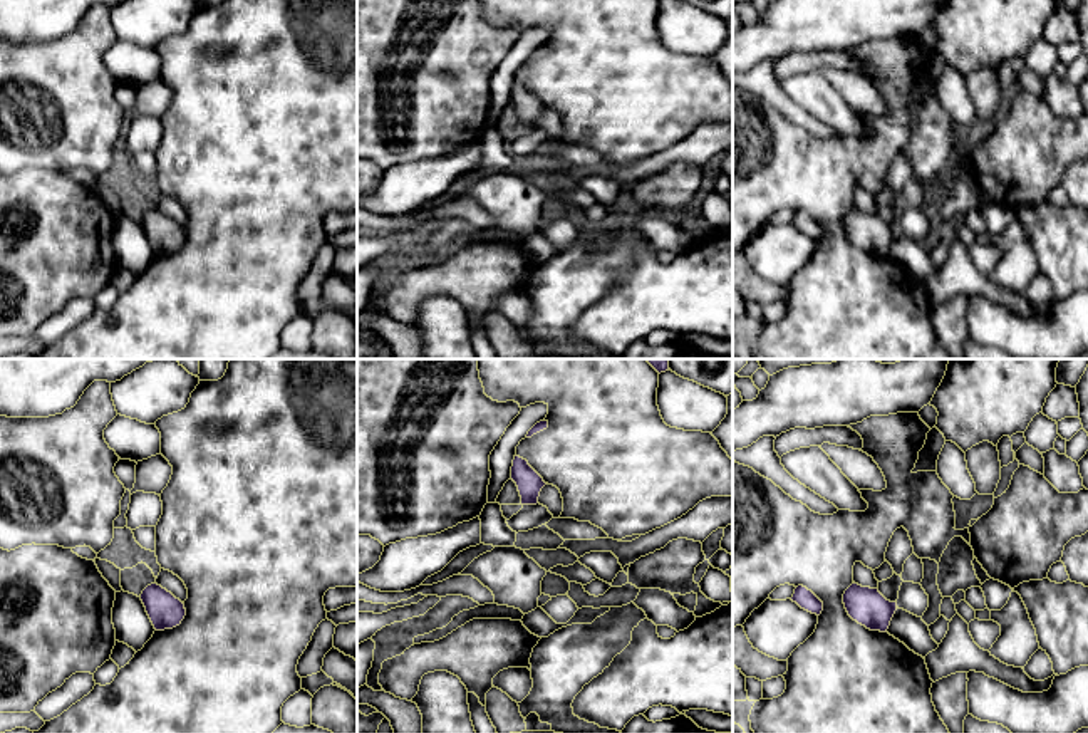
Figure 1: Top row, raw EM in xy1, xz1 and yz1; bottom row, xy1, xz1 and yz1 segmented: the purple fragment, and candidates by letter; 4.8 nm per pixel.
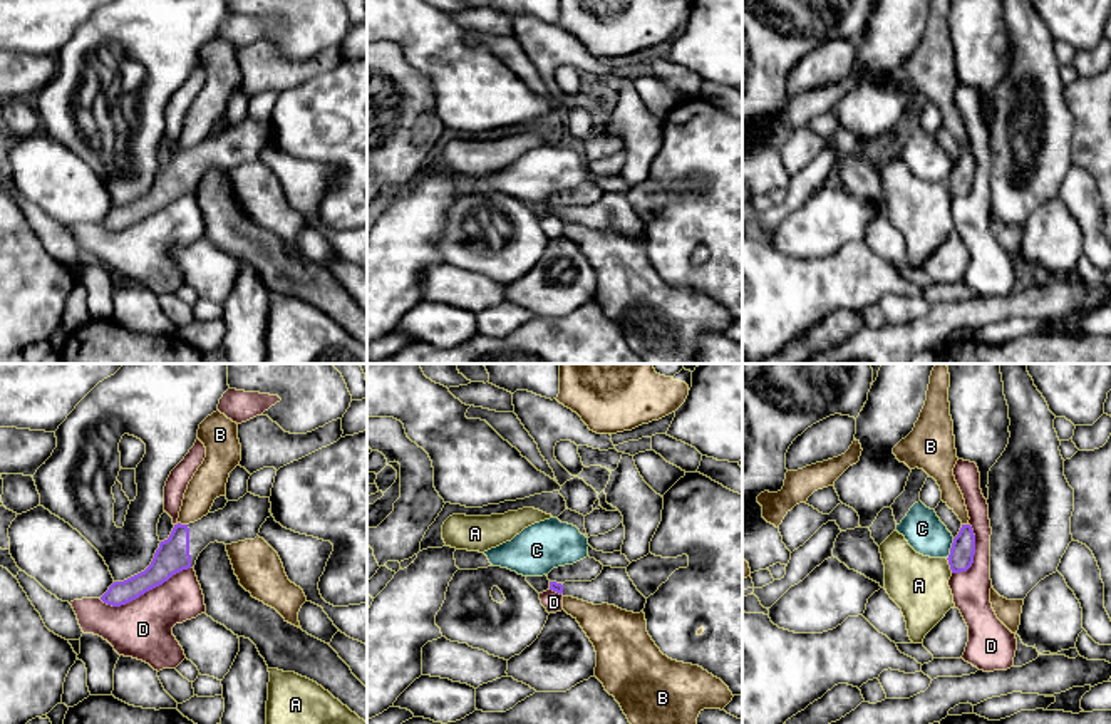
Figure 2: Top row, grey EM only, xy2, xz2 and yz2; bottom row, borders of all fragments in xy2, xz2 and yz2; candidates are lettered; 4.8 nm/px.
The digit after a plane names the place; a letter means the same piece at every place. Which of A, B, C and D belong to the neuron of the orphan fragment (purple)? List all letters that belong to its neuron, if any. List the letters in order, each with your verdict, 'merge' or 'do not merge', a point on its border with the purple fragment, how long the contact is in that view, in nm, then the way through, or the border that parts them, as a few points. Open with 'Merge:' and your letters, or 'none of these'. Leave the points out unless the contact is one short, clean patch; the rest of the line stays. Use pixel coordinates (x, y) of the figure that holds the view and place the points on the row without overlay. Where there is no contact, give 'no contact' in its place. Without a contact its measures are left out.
Merge: none of these
A: do not merge; meets purple in yz2 at (949, 188); contact 80 nm long; border along yz2 (945, 183), (952, 196)
B: do not merge; meets purple in xy2 at (183, 149); contact 50 nm long; border along xy2 (178, 146), (186, 149)
C: do not merge; meets purple in yz2 at (950, 173); contact 110 nm long; border along yz2 (954, 163), (947, 183)
D: do not merge; meets purple in xy2 at (144, 217); contact 460 nm long

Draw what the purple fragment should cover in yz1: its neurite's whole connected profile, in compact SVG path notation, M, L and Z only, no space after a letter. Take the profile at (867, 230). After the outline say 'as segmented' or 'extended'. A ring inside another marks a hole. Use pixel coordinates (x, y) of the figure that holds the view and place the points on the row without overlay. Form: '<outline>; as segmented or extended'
M852 208L843 218L848 240L870 255L887 257L897 226L887 225L878 213Z; as segmented

